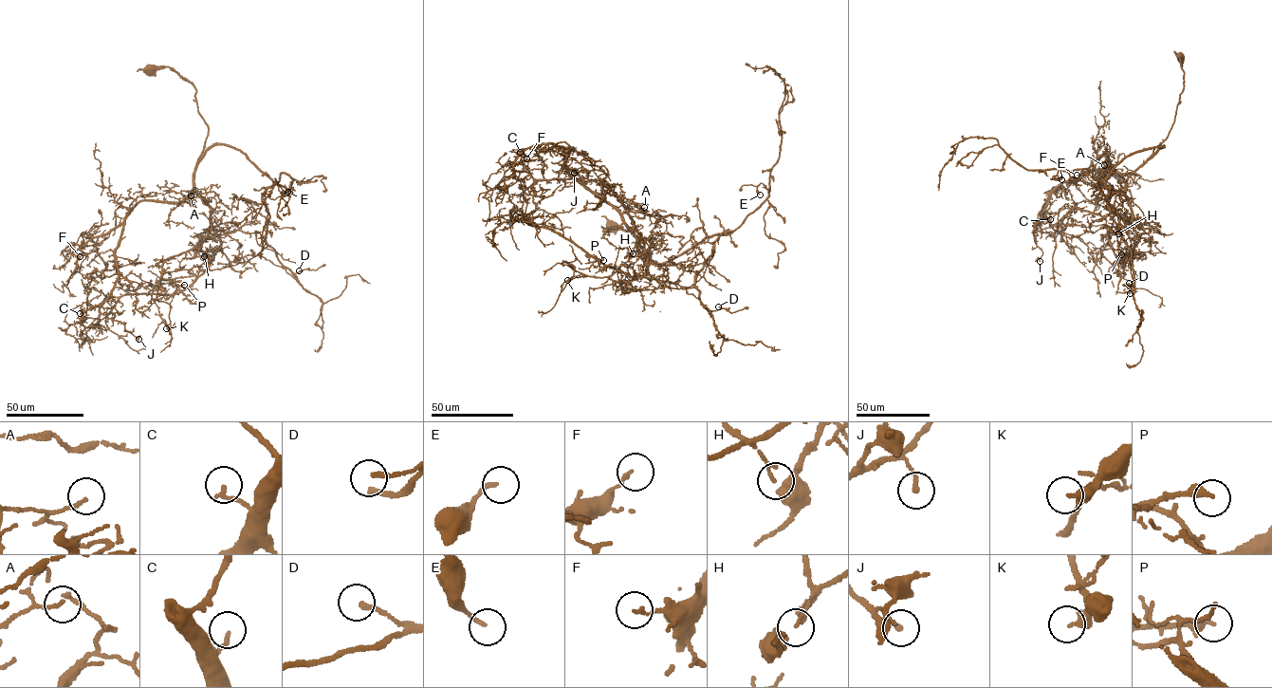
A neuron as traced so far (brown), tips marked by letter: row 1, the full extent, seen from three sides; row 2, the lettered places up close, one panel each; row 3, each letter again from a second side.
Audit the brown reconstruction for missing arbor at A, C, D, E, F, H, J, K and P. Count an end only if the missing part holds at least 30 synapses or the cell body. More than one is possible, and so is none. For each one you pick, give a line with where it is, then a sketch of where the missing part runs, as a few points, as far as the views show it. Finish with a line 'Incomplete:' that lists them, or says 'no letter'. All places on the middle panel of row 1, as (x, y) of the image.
Incomplete: no letter

